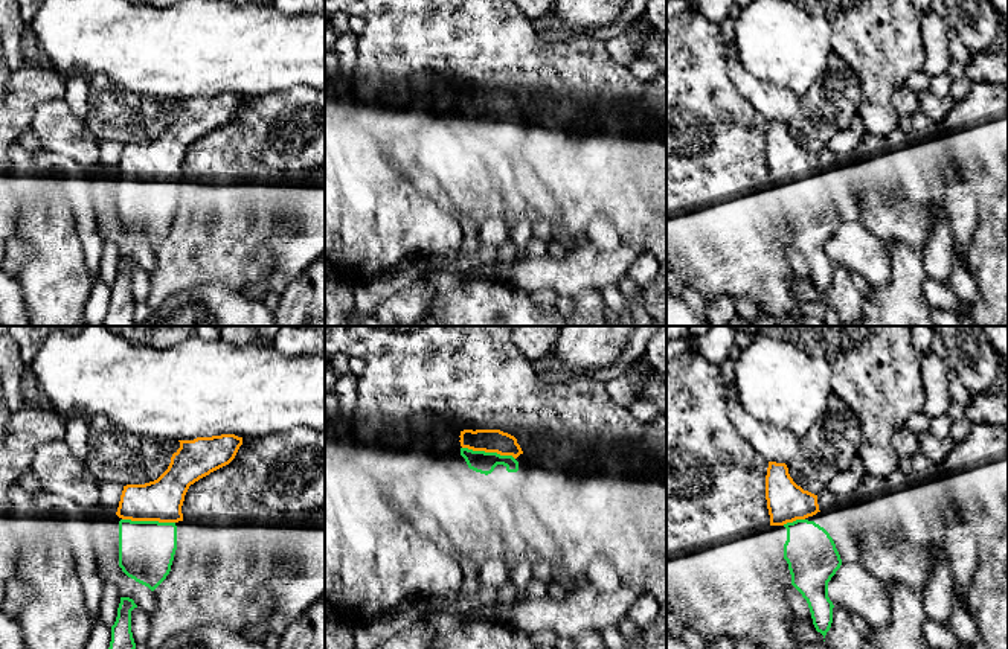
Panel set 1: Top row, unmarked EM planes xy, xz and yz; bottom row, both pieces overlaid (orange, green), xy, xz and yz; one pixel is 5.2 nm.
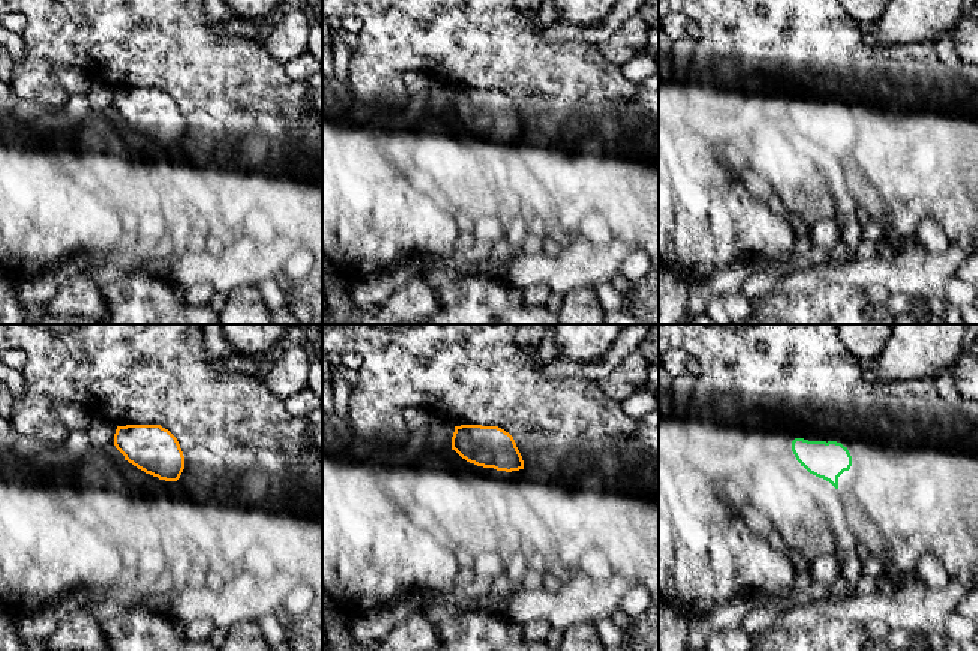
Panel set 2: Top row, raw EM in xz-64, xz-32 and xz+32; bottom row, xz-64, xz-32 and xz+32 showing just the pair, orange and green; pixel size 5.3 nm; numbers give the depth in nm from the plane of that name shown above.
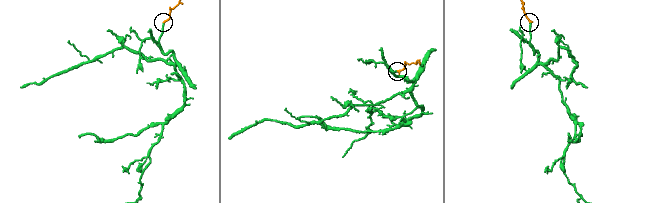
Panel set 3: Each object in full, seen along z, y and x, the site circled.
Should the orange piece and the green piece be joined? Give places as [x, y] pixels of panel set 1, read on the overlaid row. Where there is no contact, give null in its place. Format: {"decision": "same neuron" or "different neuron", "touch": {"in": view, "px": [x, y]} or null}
{"decision": "same neuron", "touch": {"in": "xy", "px": [148, 520]}}

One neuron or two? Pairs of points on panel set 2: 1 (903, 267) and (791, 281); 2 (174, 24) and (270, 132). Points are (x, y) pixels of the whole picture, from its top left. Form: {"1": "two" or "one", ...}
{"1": "one", "2": "one"}

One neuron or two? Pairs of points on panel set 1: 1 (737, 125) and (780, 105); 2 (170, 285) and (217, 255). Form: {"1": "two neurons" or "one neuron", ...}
{"1": "two neurons", "2": "one neuron"}

